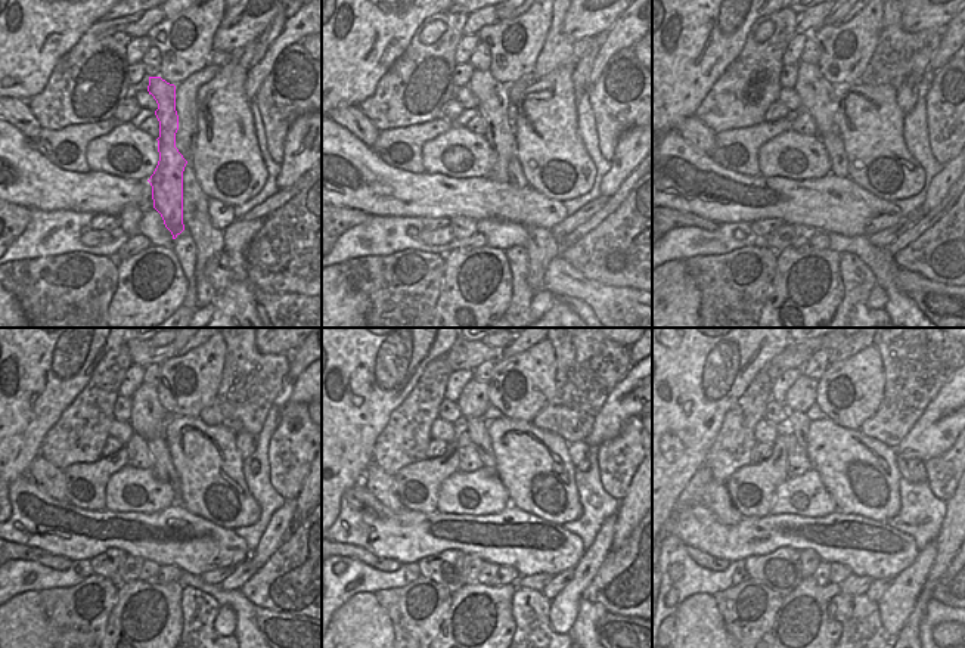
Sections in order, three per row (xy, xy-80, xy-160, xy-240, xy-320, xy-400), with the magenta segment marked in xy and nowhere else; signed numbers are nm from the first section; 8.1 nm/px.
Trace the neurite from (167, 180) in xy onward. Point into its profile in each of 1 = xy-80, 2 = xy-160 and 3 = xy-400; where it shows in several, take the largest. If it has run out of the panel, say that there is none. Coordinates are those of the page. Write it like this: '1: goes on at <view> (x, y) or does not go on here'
1: goes on at xy-80 (493, 101)
2: goes on at xy-160 (819, 98)
3: goes on at xy-400 (801, 394)

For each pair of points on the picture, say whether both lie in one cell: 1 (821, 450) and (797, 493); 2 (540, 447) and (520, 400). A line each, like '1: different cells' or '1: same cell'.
1: different cells
2: different cells

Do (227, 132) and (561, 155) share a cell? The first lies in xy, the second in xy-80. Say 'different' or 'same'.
same

